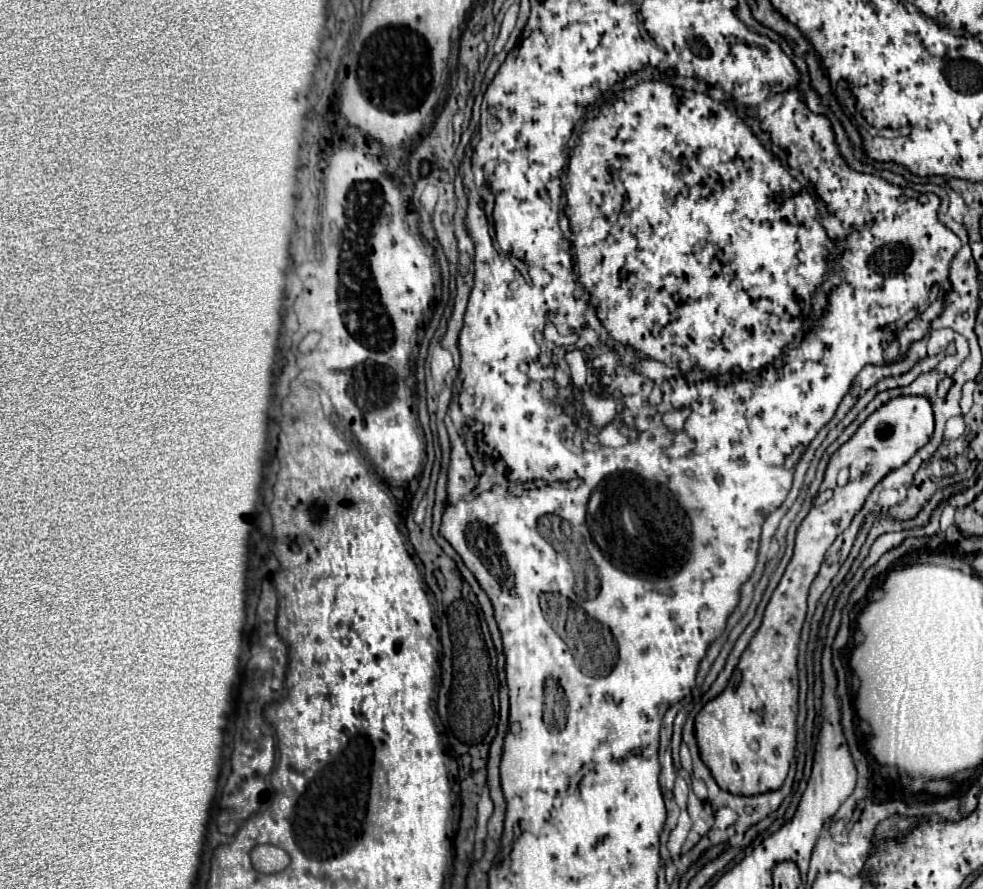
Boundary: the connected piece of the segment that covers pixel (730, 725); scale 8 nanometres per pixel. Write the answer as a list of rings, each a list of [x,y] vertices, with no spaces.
[[[899,396],[873,412],[859,426],[853,438],[831,456],[823,482],[835,482],[841,468],[849,468],[849,482],[841,488],[835,486],[835,496],[823,506],[811,508],[807,518],[801,522],[795,540],[795,554],[765,608],[761,628],[737,664],[735,676],[727,688],[717,698],[707,702],[695,716],[699,754],[721,790],[739,796],[755,796],[779,790],[779,786],[783,786],[795,752],[799,690],[797,646],[801,636],[799,630],[805,622],[809,586],[821,568],[827,548],[851,524],[853,516],[863,508],[875,484],[891,470],[897,470],[909,462],[911,456],[931,440],[933,428],[933,410],[927,398]]]

